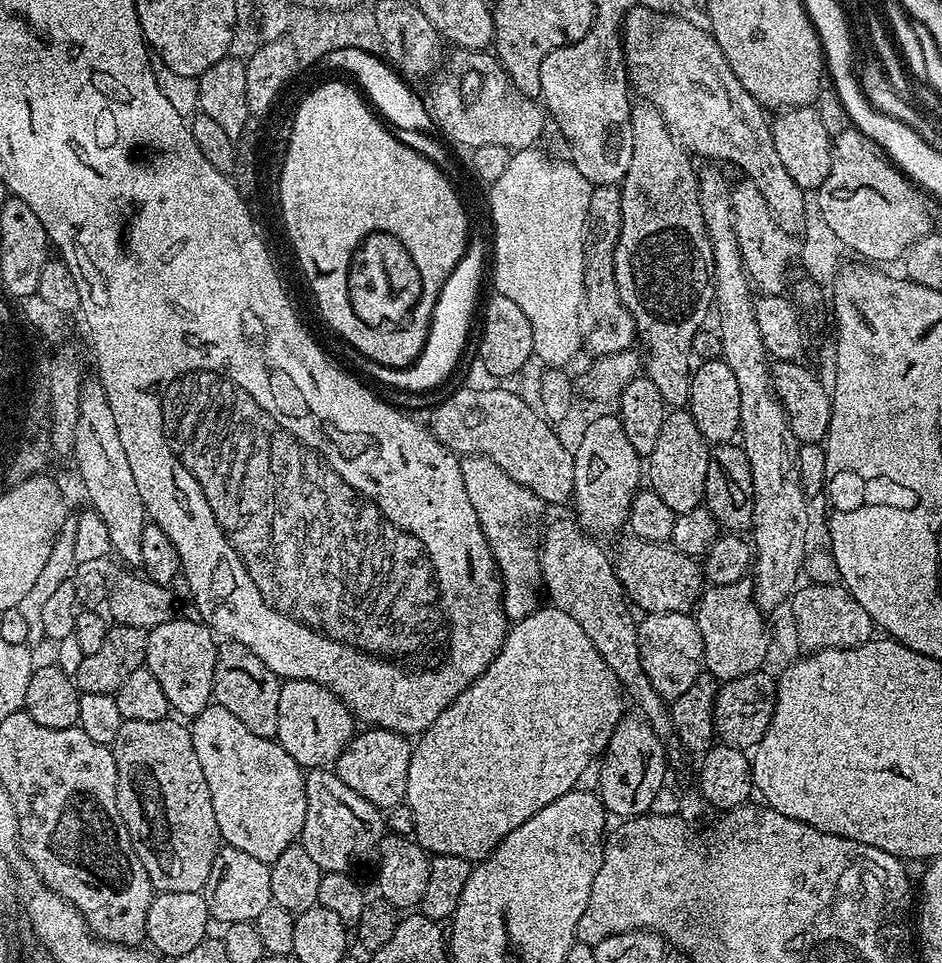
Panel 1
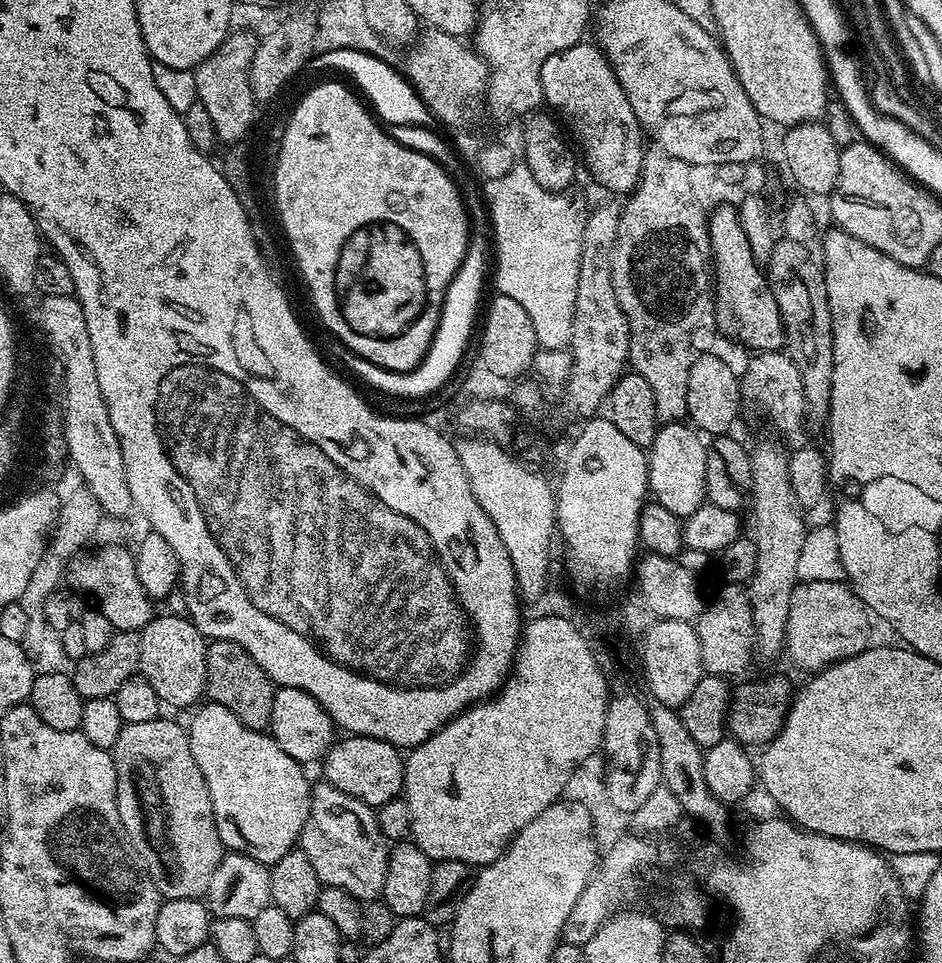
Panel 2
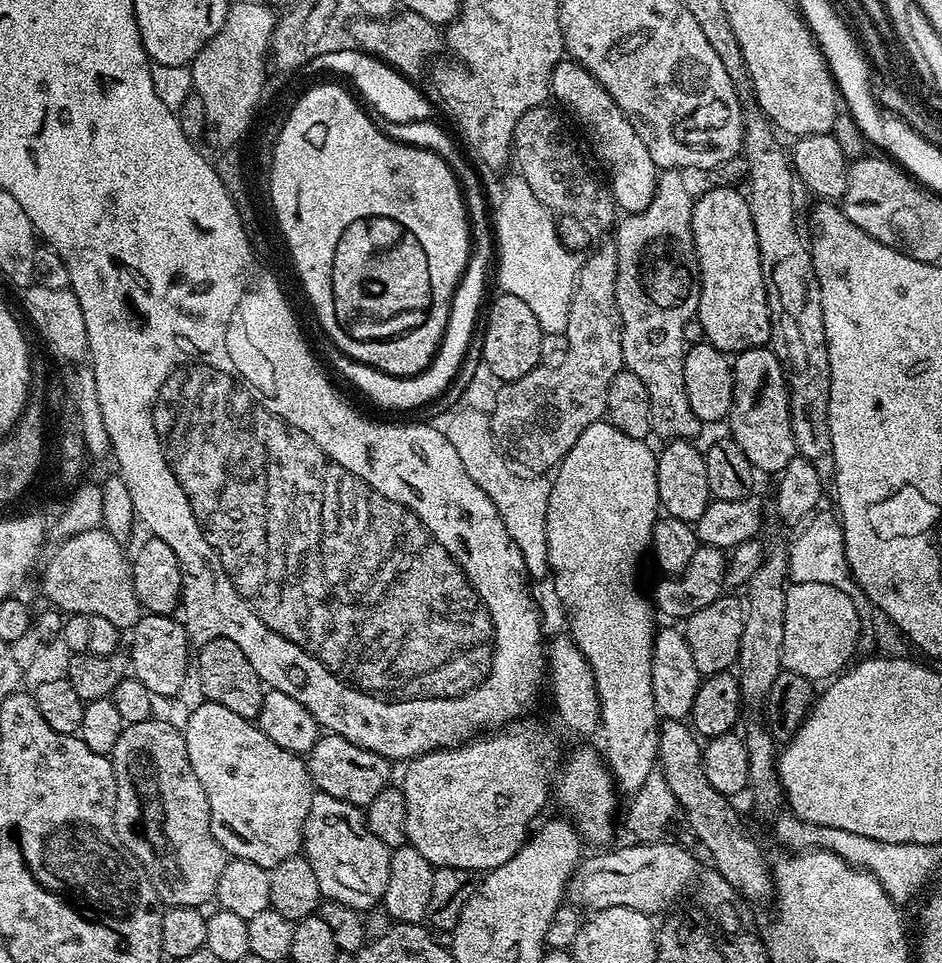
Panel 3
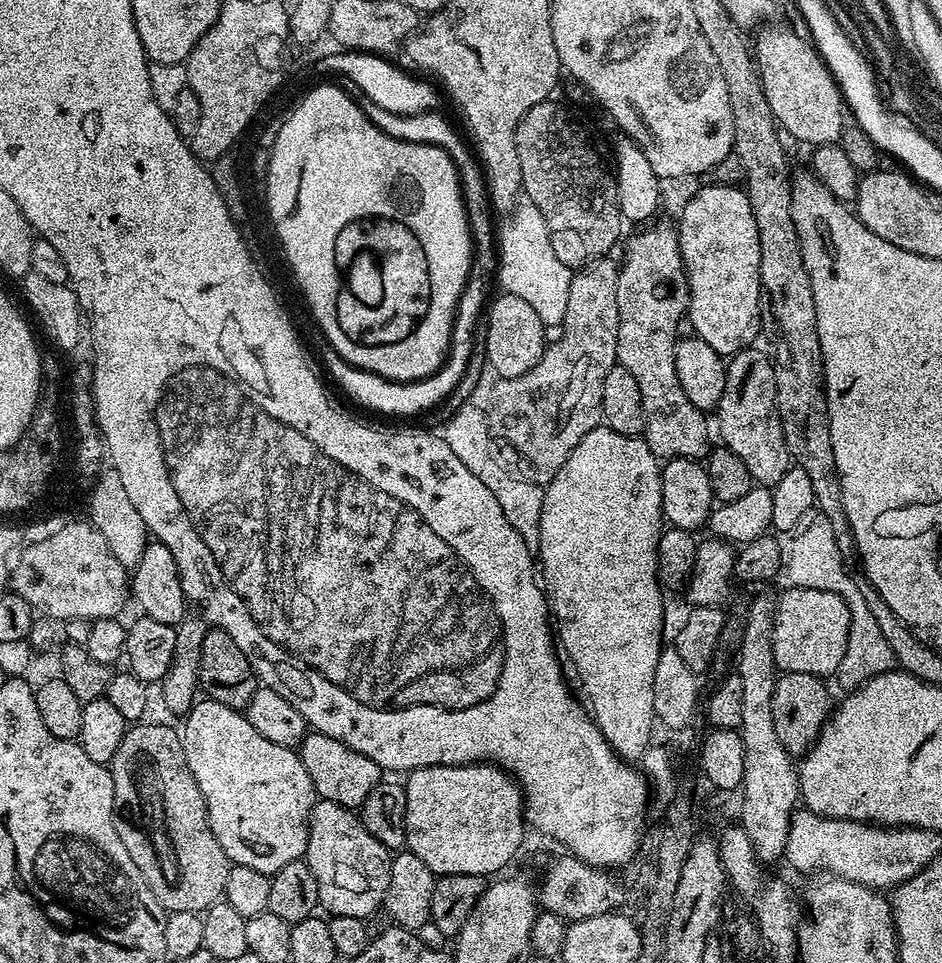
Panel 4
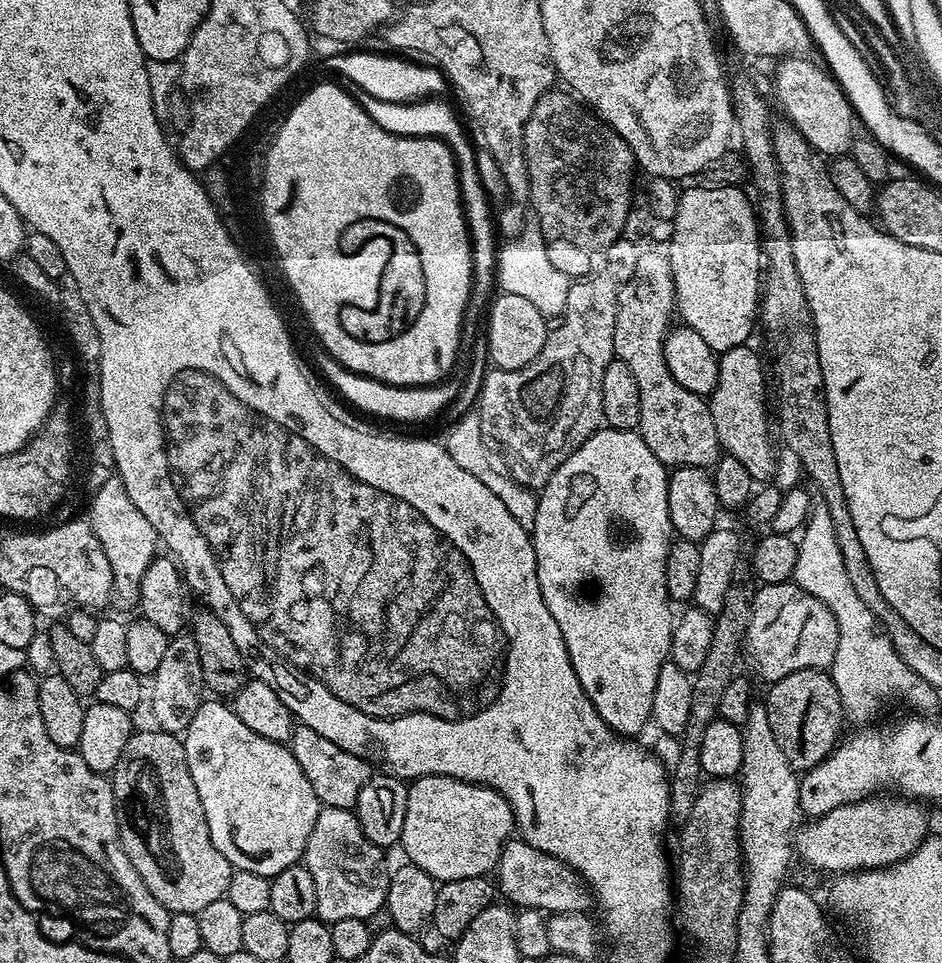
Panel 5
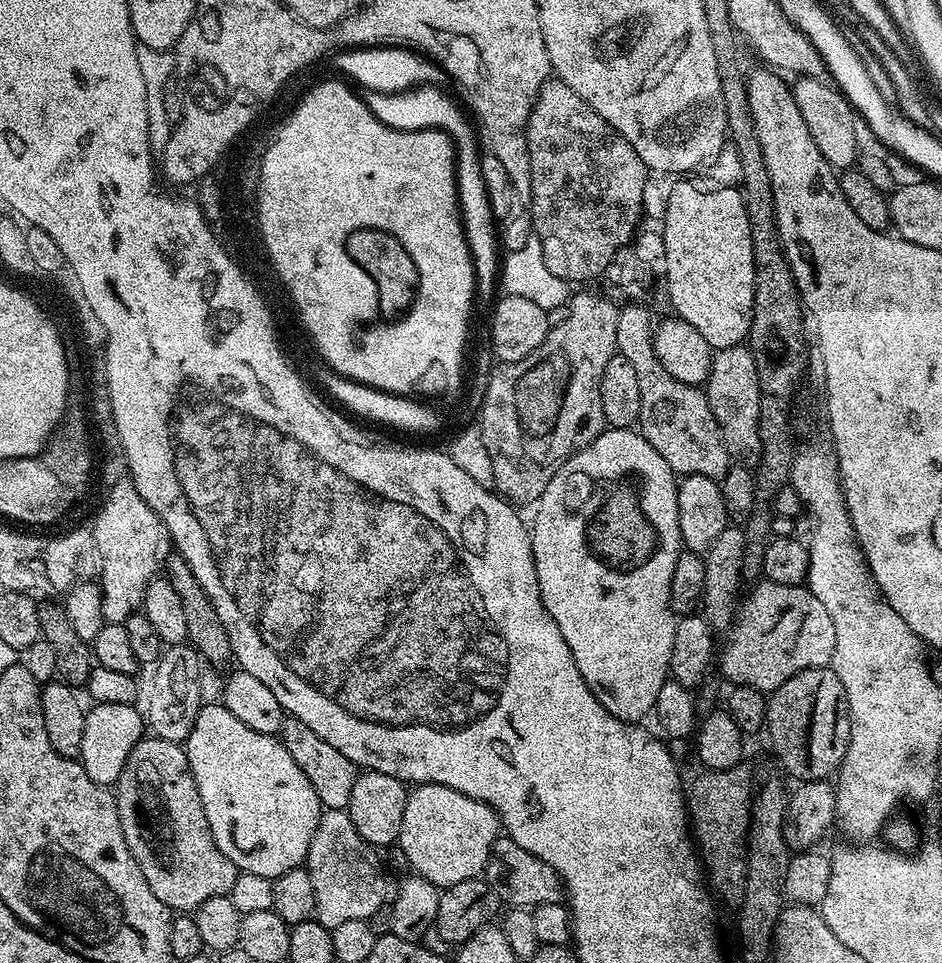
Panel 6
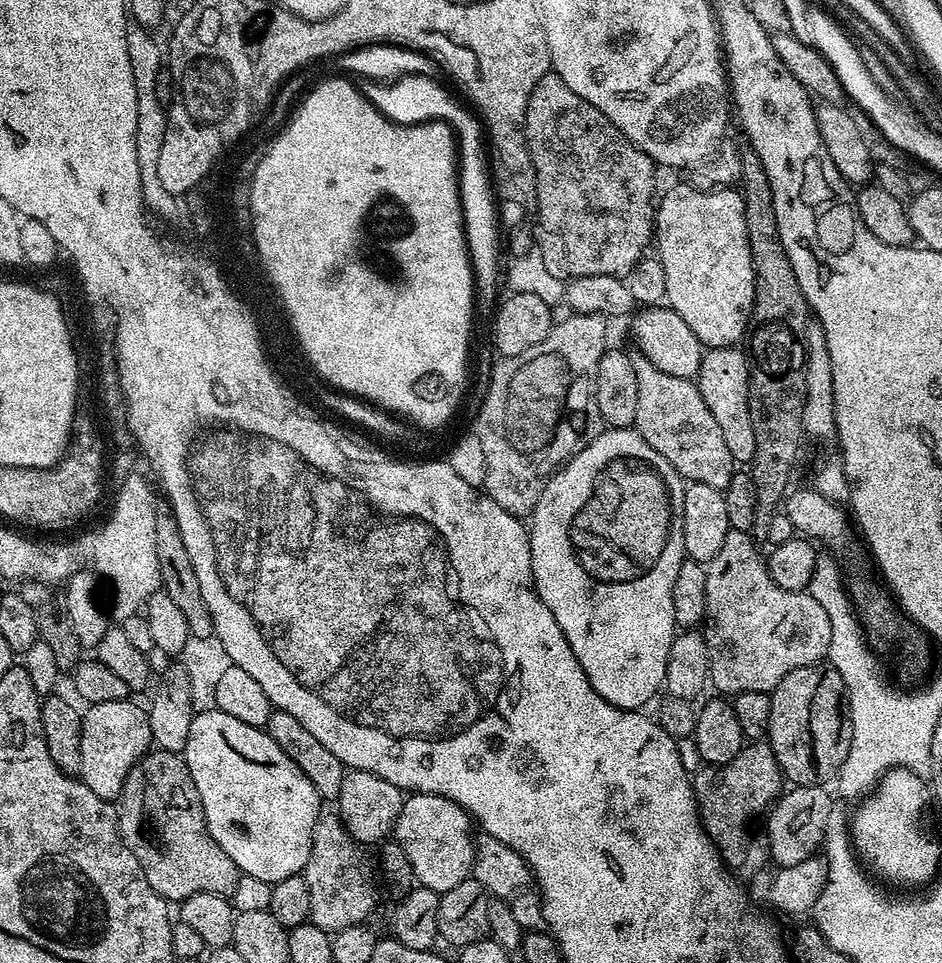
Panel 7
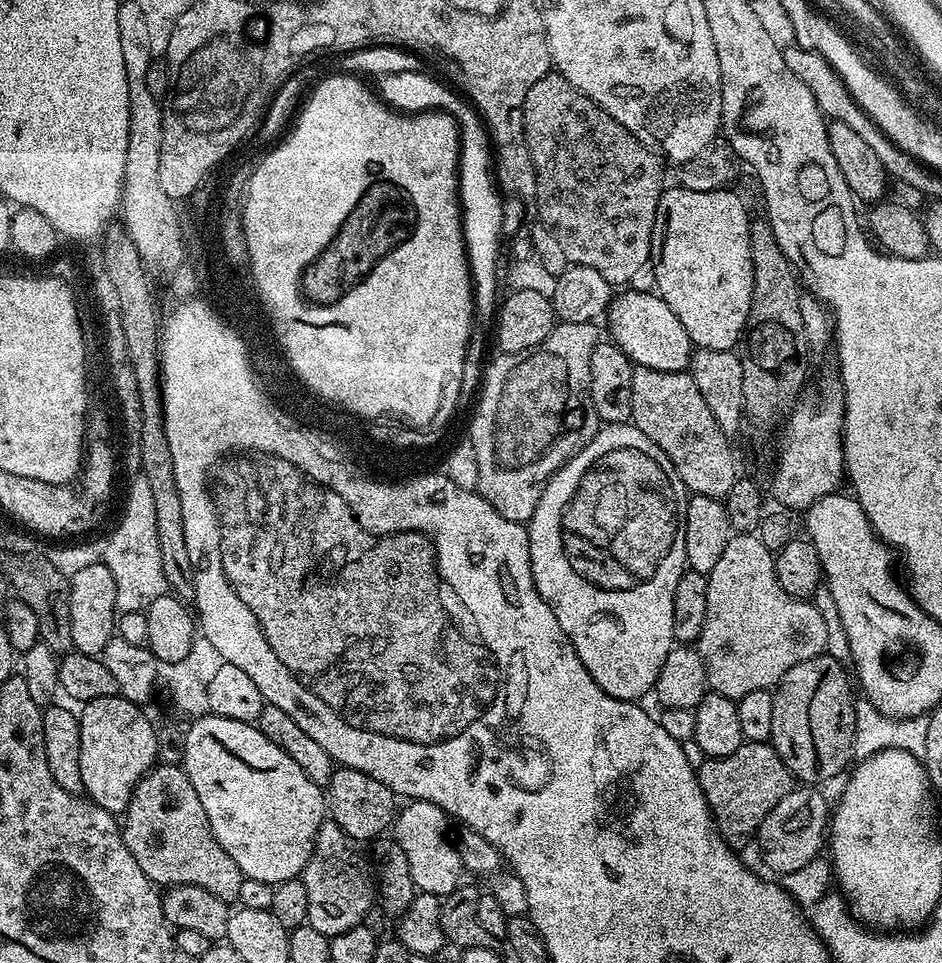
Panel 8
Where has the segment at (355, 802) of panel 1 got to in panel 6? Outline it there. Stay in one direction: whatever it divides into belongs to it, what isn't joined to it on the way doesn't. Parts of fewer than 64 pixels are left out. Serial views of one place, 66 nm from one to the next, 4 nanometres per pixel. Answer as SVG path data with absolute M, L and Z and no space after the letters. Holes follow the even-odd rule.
M339 808L321 811L306 861L310 882L314 882L314 919L319 924L334 929L344 922L368 920L374 910L385 907L390 888L388 892L384 868L376 852L379 851L354 830L354 822L350 822L347 811Z

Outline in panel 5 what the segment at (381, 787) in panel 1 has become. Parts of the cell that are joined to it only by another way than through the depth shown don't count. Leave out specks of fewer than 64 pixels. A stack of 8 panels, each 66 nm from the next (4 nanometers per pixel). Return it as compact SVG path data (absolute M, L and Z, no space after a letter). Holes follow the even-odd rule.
M301 723L293 727L292 737L287 740L286 746L294 754L294 762L302 766L302 774L306 774L306 782L314 786L314 794L319 798L323 807L355 809L358 794L362 794L362 786L366 786L366 782L374 775L374 769L367 760L358 758L358 754L350 754L350 750L342 750L342 746L334 746L330 738L322 738L322 734L317 734L315 730L310 730L310 726Z

